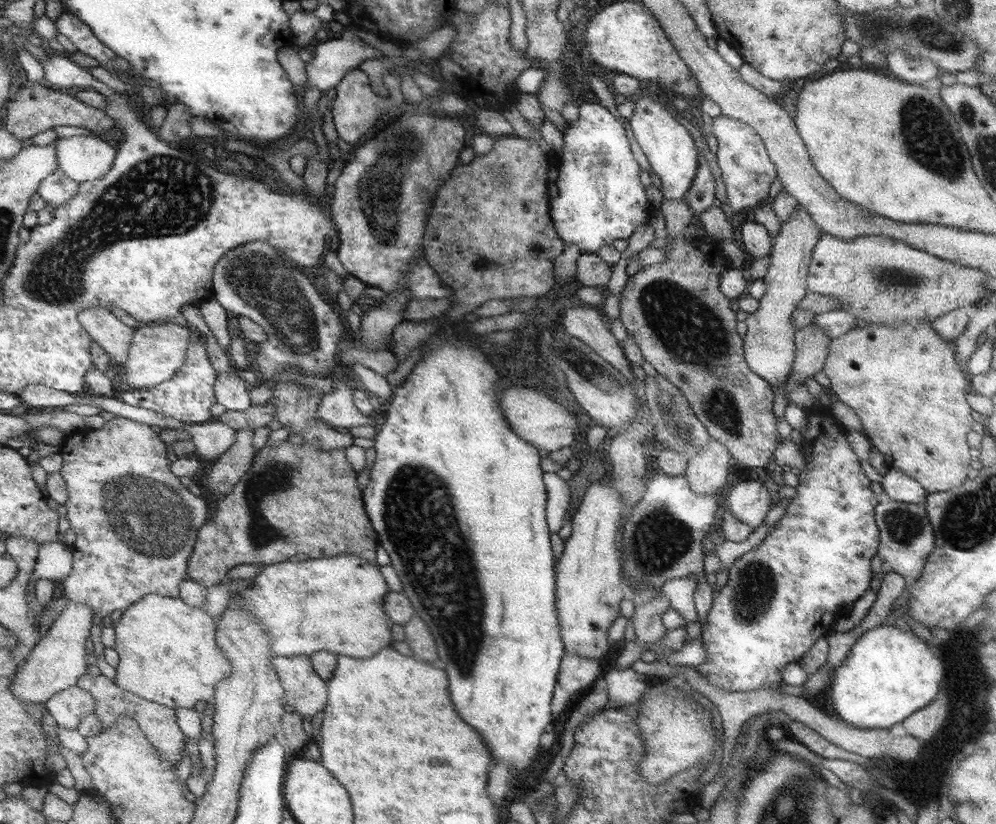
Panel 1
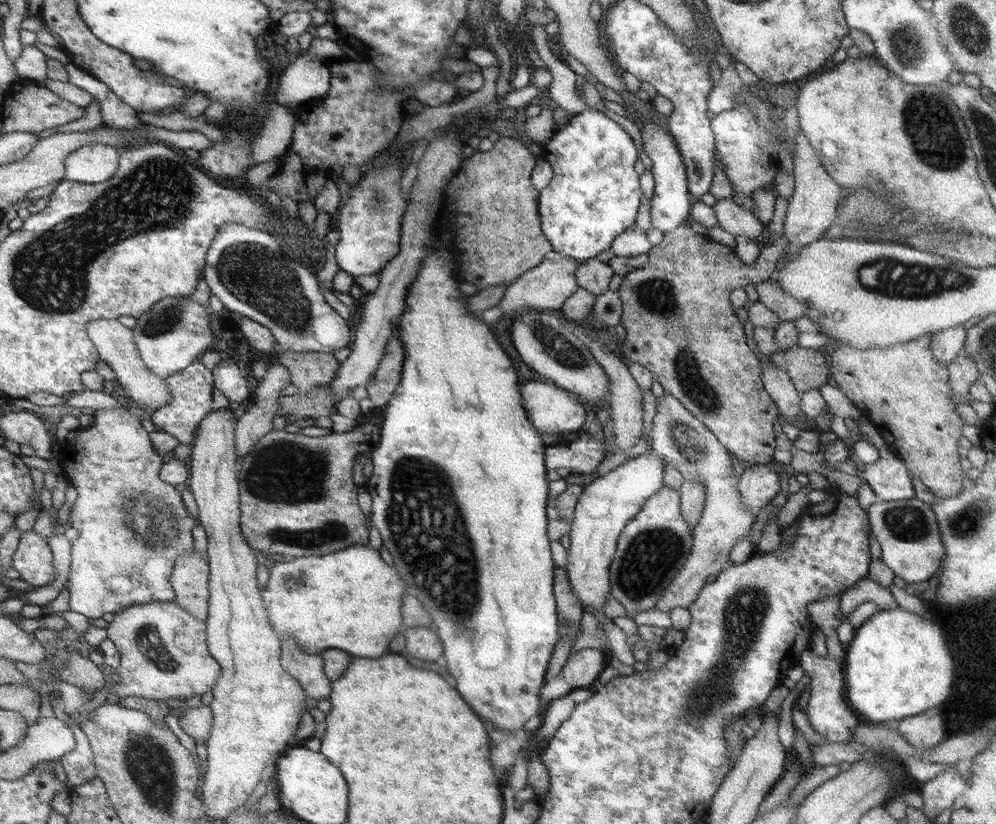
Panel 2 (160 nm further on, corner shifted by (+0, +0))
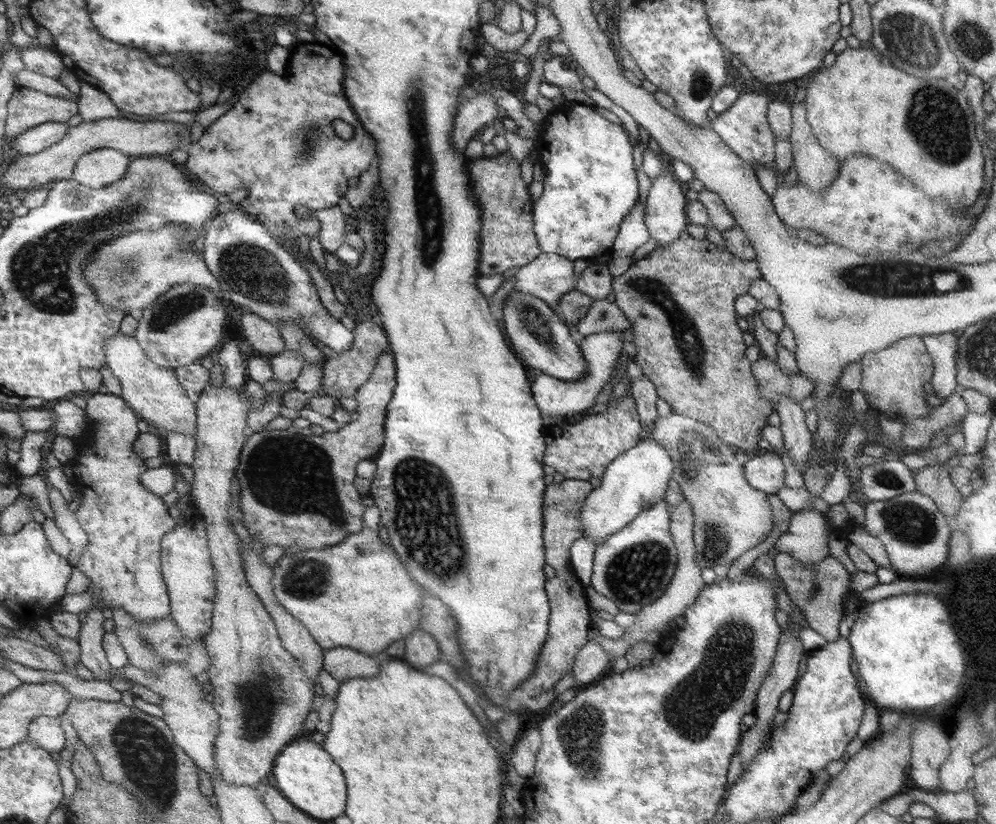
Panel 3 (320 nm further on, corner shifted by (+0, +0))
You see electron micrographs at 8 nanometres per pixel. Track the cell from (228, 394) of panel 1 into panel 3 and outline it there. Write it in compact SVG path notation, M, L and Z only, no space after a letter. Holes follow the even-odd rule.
M233 340L227 341L215 355L222 370L223 385L233 389L243 388L247 380L246 363L241 359L237 344Z

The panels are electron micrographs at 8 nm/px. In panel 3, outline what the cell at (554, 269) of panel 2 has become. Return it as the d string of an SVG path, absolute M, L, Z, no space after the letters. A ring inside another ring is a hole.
M539 253L534 261L525 266L521 266L515 273L515 283L513 291L522 291L523 293L534 295L542 299L543 302L555 309L559 299L569 291L573 291L573 264L558 254Z

